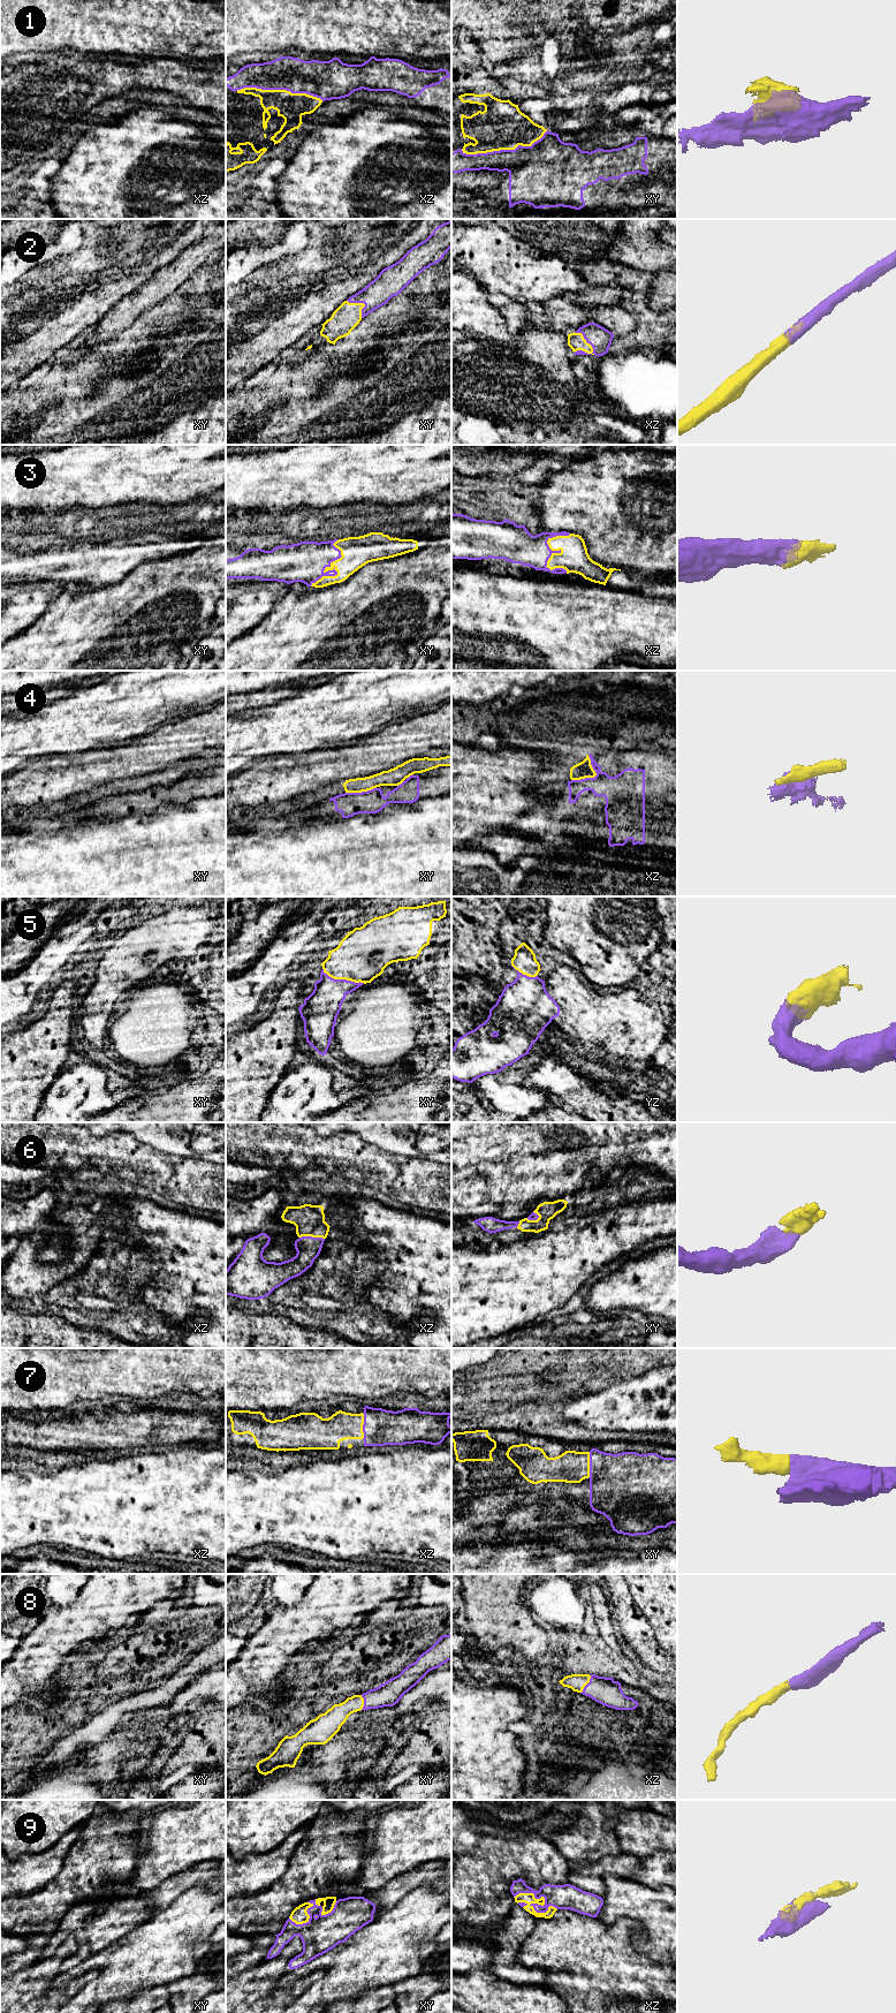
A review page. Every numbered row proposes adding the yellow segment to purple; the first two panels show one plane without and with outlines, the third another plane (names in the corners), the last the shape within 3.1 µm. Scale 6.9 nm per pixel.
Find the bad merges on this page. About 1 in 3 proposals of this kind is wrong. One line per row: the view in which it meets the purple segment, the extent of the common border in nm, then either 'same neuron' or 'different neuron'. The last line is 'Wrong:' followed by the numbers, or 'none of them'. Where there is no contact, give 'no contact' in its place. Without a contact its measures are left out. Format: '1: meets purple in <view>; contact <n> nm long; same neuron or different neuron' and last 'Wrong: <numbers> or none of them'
1: meets purple in xy; contact 600 nm long; same neuron
2: meets purple in xz; contact 220 nm long; same neuron
3: meets purple in xy; contact 380 nm long; same neuron
4: meets purple in xz; contact 220 nm long; different neuron
5: meets purple in xy; contact 320 nm long; same neuron
6: meets purple in xz; contact 180 nm long; same neuron
7: meets purple in xz; contact 180 nm long; same neuron
8: meets purple in xz; contact 150 nm long; same neuron
9: meets purple in xz; contact 320 nm long; same neuron
Wrong: 4

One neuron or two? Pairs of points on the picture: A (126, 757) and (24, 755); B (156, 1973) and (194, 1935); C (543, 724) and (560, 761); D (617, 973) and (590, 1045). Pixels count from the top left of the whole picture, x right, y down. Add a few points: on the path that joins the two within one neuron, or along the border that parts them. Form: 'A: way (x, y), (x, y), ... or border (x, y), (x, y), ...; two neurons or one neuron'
A: border (62, 755), (55, 756); two neurons
B: way (165, 1964), (184, 1944); one neuron
C: way (545, 733), (555, 751); one neuron
D: border (630, 984), (622, 988); two neurons

